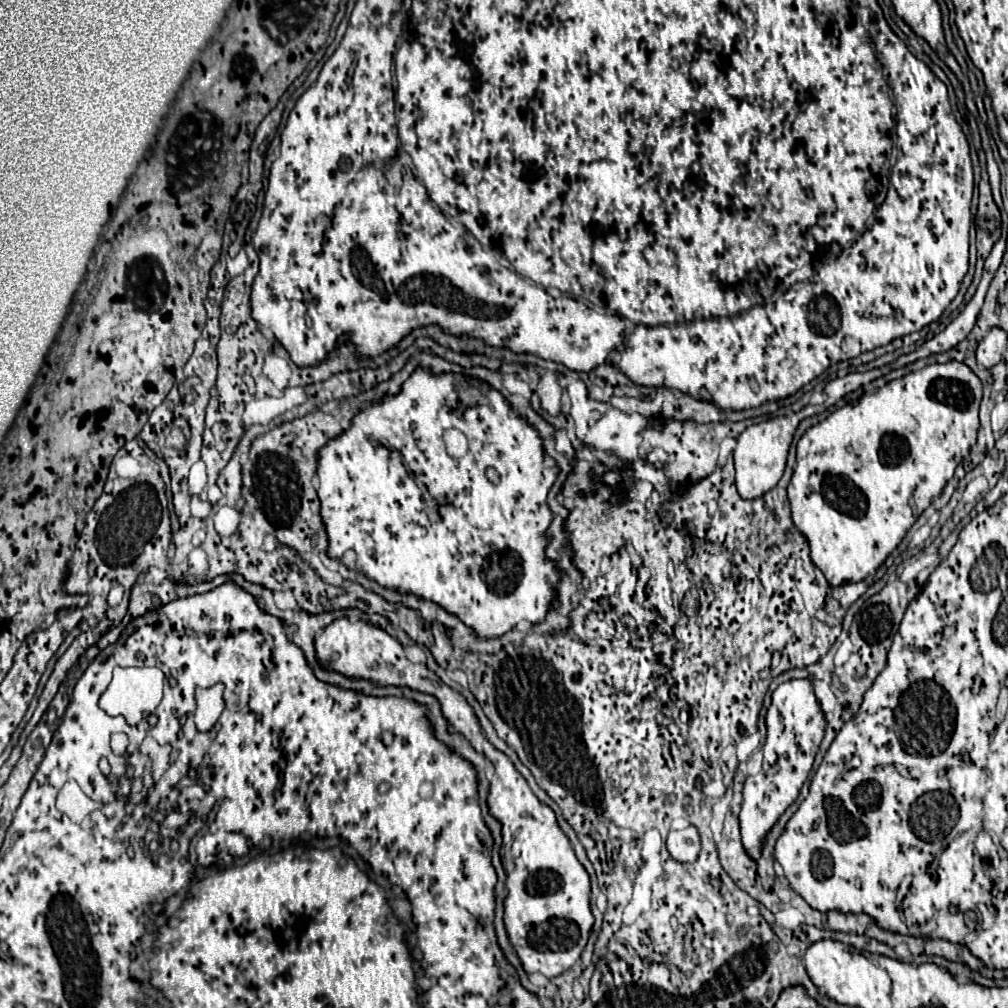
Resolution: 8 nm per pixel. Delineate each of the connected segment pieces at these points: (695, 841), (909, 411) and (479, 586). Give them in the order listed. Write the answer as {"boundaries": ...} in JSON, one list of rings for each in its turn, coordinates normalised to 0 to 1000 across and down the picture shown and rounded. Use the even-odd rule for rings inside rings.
{"boundaries":[[[[683,819],[681,823],[667,823],[661,833],[663,845],[673,855],[688,855],[694,845],[694,829],[688,819]]],[[[942,357],[938,361],[925,361],[925,363],[919,363],[911,369],[903,369],[897,375],[885,377],[879,383],[875,383],[871,389],[857,391],[853,397],[843,399],[837,405],[831,405],[819,417],[812,419],[810,423],[806,423],[798,429],[798,433],[792,437],[790,464],[788,464],[784,482],[782,482],[782,496],[784,496],[784,504],[786,504],[786,518],[796,528],[796,532],[802,536],[804,554],[815,565],[815,569],[819,571],[823,581],[853,577],[859,571],[867,569],[875,562],[875,558],[885,550],[885,546],[893,540],[893,536],[903,526],[903,522],[909,518],[909,514],[923,502],[925,494],[931,492],[937,486],[937,482],[944,474],[948,462],[956,456],[956,452],[960,452],[962,444],[968,438],[968,429],[970,429],[970,423],[972,423],[970,421],[972,397],[974,397],[972,375],[956,359]]],[[[415,365],[401,381],[399,381],[399,389],[395,393],[381,393],[379,399],[373,401],[365,401],[363,405],[359,405],[351,417],[349,423],[337,433],[327,437],[317,448],[315,448],[315,474],[317,474],[317,484],[315,484],[315,492],[319,498],[319,516],[323,520],[323,528],[325,528],[325,550],[329,554],[337,554],[345,544],[353,546],[355,550],[355,567],[363,569],[365,573],[371,573],[373,577],[385,581],[385,583],[393,583],[397,587],[411,587],[415,591],[421,591],[425,595],[433,595],[438,603],[442,603],[444,607],[452,609],[460,619],[468,621],[472,625],[474,631],[498,631],[500,627],[508,625],[518,613],[522,613],[524,617],[538,617],[542,607],[546,605],[548,595],[552,593],[550,587],[550,579],[556,573],[556,565],[542,556],[540,552],[540,542],[542,542],[542,524],[548,518],[548,508],[542,502],[542,490],[546,486],[546,482],[550,480],[550,474],[554,470],[554,464],[540,464],[538,462],[538,438],[534,435],[534,429],[516,413],[512,413],[506,407],[506,401],[502,399],[502,395],[496,389],[488,389],[484,385],[484,381],[472,381],[472,379],[462,379],[460,373],[452,373],[452,371],[437,371],[437,373],[429,373],[425,367]],[[462,383],[464,387],[468,387],[466,393],[462,393]],[[442,425],[454,425],[456,429],[462,431],[464,438],[466,438],[466,446],[460,454],[448,454],[442,450],[440,444],[440,437],[438,437],[438,429]],[[490,464],[496,470],[496,476],[492,480],[484,478],[482,474],[482,466]]]]}

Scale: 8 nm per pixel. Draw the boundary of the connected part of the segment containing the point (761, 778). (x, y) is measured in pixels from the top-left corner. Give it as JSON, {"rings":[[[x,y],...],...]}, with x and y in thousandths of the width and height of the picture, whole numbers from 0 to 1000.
{"rings":[[[784,675],[774,679],[766,688],[766,700],[760,708],[762,730],[756,742],[758,760],[750,770],[742,770],[738,776],[738,794],[734,804],[734,829],[740,847],[752,853],[758,831],[778,808],[778,804],[792,792],[798,774],[802,772],[808,756],[808,748],[819,726],[819,716],[804,675]]]}

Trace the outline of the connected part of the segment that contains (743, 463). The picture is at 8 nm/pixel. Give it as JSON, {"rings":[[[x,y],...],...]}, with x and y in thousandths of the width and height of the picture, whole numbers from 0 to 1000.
{"rings":[[[841,371],[837,375],[829,375],[825,379],[821,379],[819,383],[819,391],[821,397],[815,403],[800,403],[798,407],[786,411],[786,413],[774,413],[774,415],[766,415],[748,423],[742,423],[734,433],[732,433],[732,440],[728,444],[728,460],[730,460],[730,482],[732,482],[732,490],[738,496],[748,496],[758,492],[762,486],[766,486],[772,476],[778,470],[780,464],[780,452],[782,452],[782,444],[786,440],[786,433],[792,425],[792,421],[802,415],[802,413],[810,413],[813,409],[817,409],[821,403],[829,401],[833,395],[837,395],[839,391],[847,389],[853,381],[853,375],[849,371]]]}

